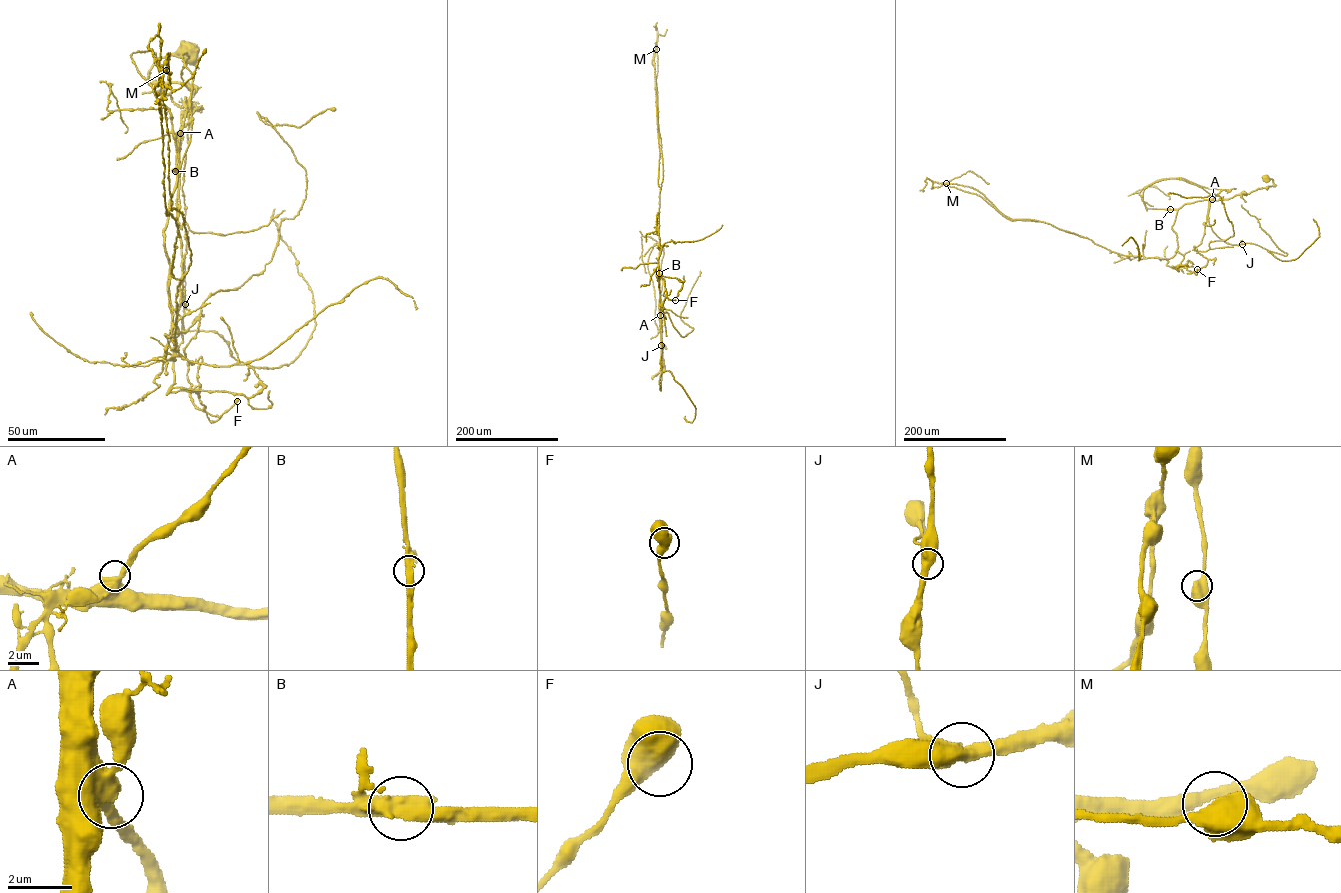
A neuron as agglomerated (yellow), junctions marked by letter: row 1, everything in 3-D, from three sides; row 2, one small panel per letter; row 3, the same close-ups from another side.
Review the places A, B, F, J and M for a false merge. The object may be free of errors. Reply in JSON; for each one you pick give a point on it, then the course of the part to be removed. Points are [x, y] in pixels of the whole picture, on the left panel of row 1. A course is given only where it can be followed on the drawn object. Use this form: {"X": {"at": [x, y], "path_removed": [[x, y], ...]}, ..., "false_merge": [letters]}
{"false_merge": []}

